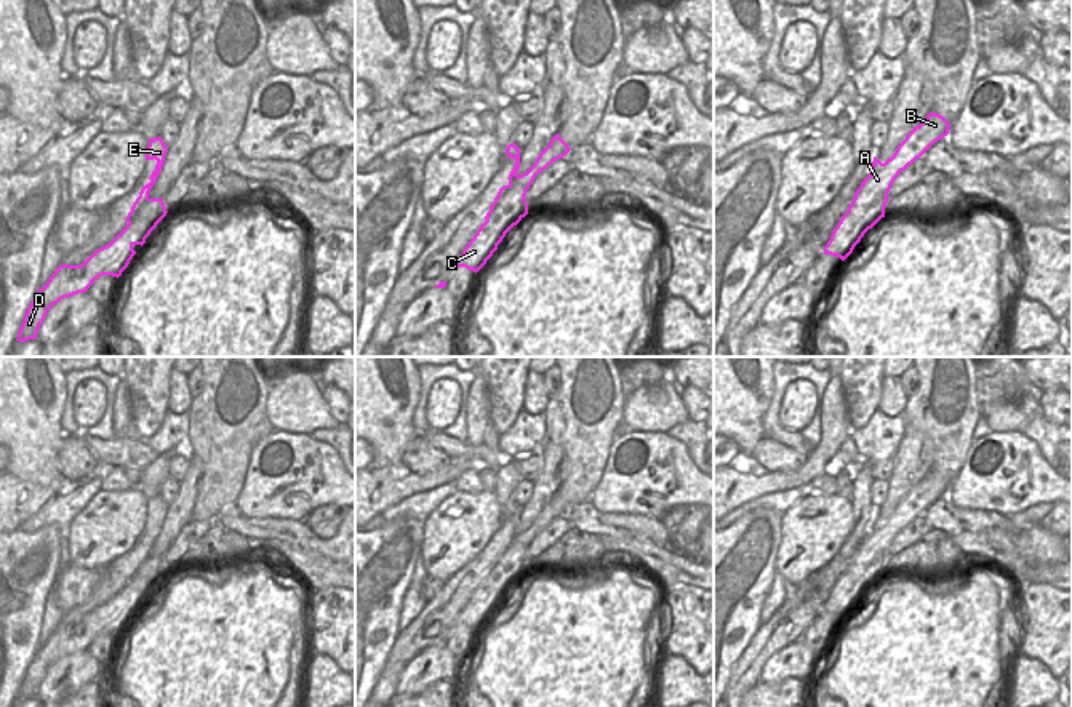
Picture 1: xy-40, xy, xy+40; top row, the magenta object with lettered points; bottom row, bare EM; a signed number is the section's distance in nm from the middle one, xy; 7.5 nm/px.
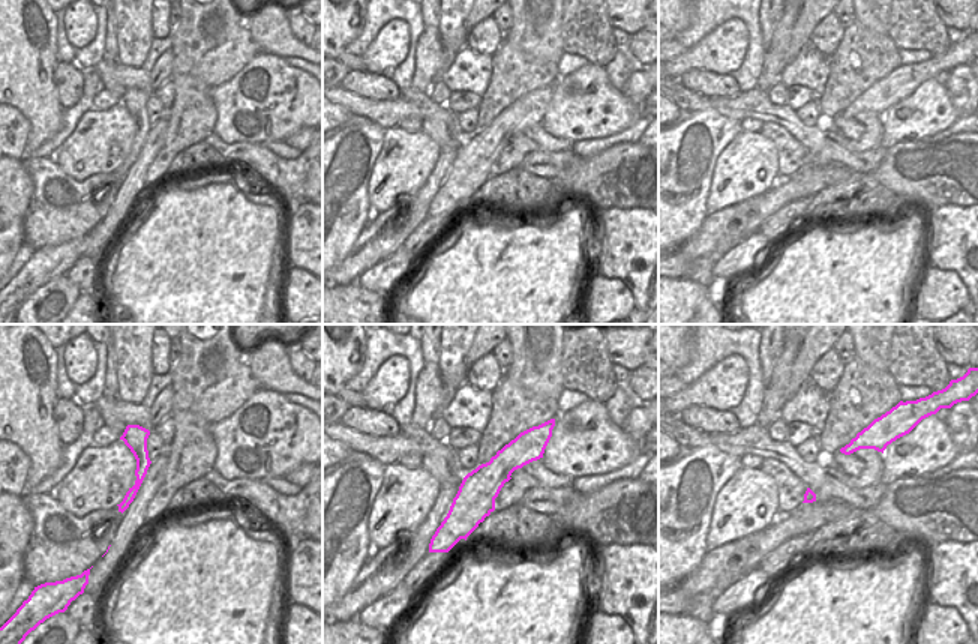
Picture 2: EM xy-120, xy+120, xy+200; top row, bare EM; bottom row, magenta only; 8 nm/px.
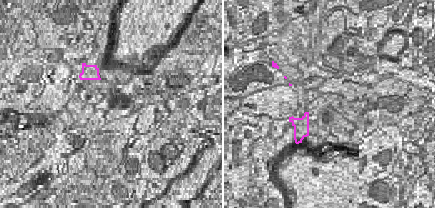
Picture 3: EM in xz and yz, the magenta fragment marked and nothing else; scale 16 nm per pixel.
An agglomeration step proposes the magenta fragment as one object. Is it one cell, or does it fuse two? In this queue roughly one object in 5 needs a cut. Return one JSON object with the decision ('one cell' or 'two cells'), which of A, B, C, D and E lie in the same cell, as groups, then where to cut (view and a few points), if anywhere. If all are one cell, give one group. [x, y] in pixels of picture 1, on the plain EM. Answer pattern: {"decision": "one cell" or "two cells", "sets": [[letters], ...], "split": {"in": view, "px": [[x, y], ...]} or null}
{"decision": "two cells", "sets": [["A", "B", "C", "D"], ["E"]], "split": {"in": "xy", "px": [[517, 533], [487, 578]]}}

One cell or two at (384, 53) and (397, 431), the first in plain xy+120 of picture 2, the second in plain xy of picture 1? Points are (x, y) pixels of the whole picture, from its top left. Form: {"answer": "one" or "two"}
{"answer": "two"}

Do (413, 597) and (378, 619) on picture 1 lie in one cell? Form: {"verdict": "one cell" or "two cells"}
{"verdict": "two cells"}

